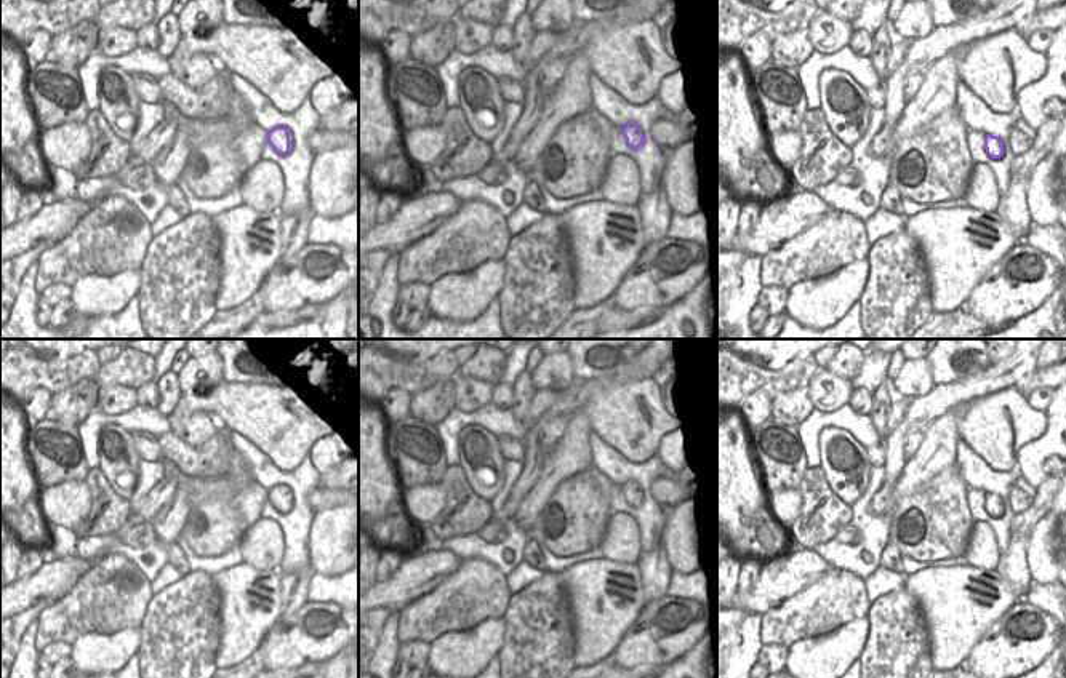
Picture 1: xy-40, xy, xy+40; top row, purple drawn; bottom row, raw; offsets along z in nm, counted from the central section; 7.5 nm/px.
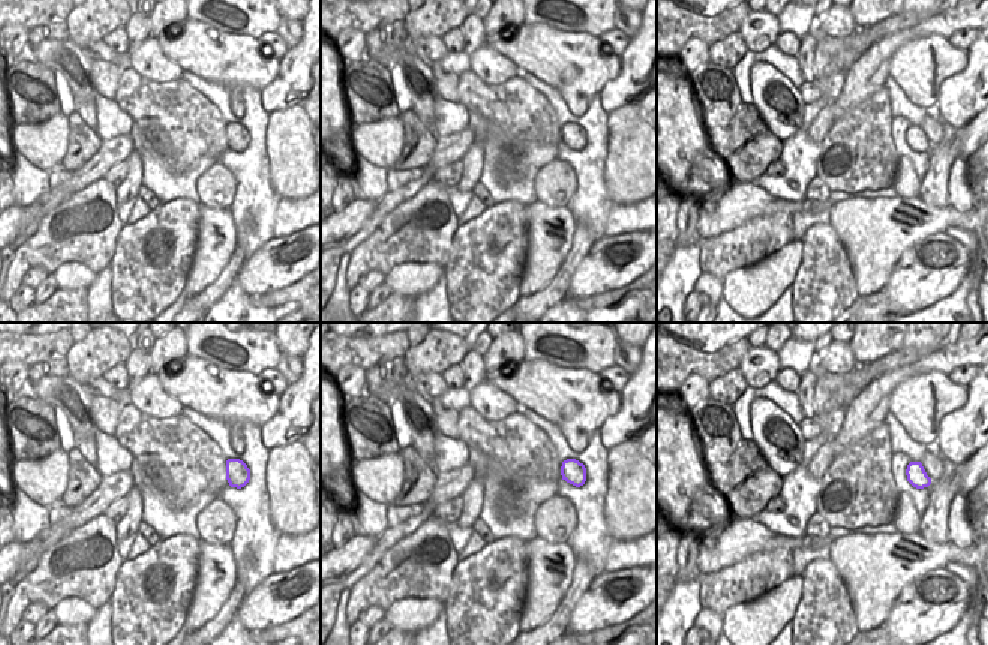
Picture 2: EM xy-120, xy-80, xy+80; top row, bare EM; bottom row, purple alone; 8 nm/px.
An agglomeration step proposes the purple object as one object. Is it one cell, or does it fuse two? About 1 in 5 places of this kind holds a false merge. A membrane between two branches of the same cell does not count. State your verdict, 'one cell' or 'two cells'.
one cell

